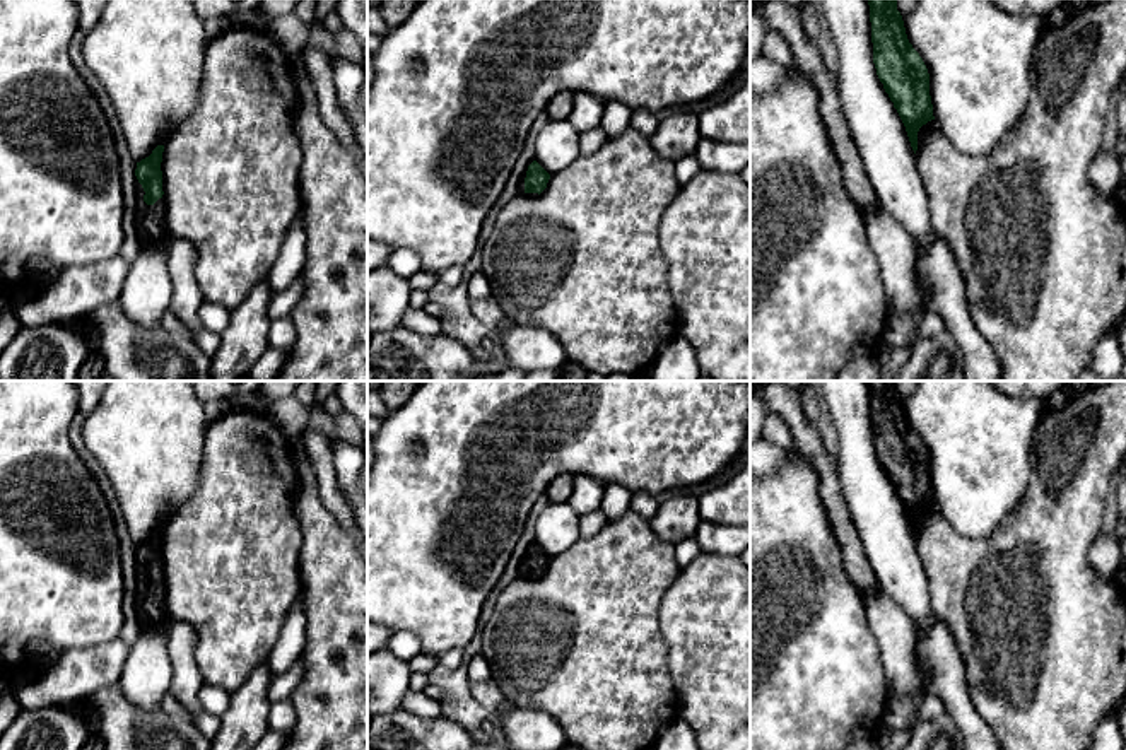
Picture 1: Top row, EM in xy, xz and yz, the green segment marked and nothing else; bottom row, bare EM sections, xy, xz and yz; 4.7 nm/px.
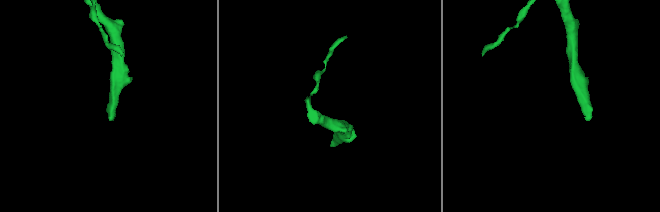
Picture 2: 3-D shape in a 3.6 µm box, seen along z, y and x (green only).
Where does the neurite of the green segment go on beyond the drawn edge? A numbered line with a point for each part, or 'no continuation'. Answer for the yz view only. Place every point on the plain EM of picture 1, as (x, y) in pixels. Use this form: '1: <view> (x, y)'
no continuation

